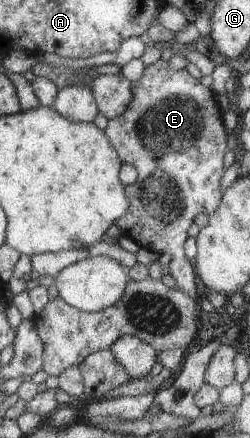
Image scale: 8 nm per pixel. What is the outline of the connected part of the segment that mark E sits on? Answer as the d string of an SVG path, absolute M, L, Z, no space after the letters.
M159 60L156 63L146 65L143 76L135 82L132 82L131 90L132 97L125 109L125 112L122 112L119 116L113 117L108 120L108 125L105 128L105 134L107 138L111 141L113 148L117 151L117 154L121 157L121 160L124 163L132 164L135 166L138 172L138 177L135 183L126 186L125 192L130 200L130 208L128 211L119 219L117 219L114 224L119 226L121 229L121 234L124 236L129 236L132 238L140 247L147 248L157 254L169 253L171 254L172 261L168 264L170 268L170 274L175 280L175 289L179 289L181 292L187 293L189 296L196 296L197 292L197 278L195 278L194 264L189 260L188 256L185 254L185 241L188 239L187 230L191 228L193 224L193 218L199 213L211 214L216 208L217 205L221 202L222 192L221 192L221 178L226 170L224 166L224 156L228 151L227 147L227 135L225 131L225 126L223 125L223 114L221 112L220 106L215 98L215 93L204 87L198 79L191 76L187 70L180 69L174 71L169 69L168 63L164 60Z

